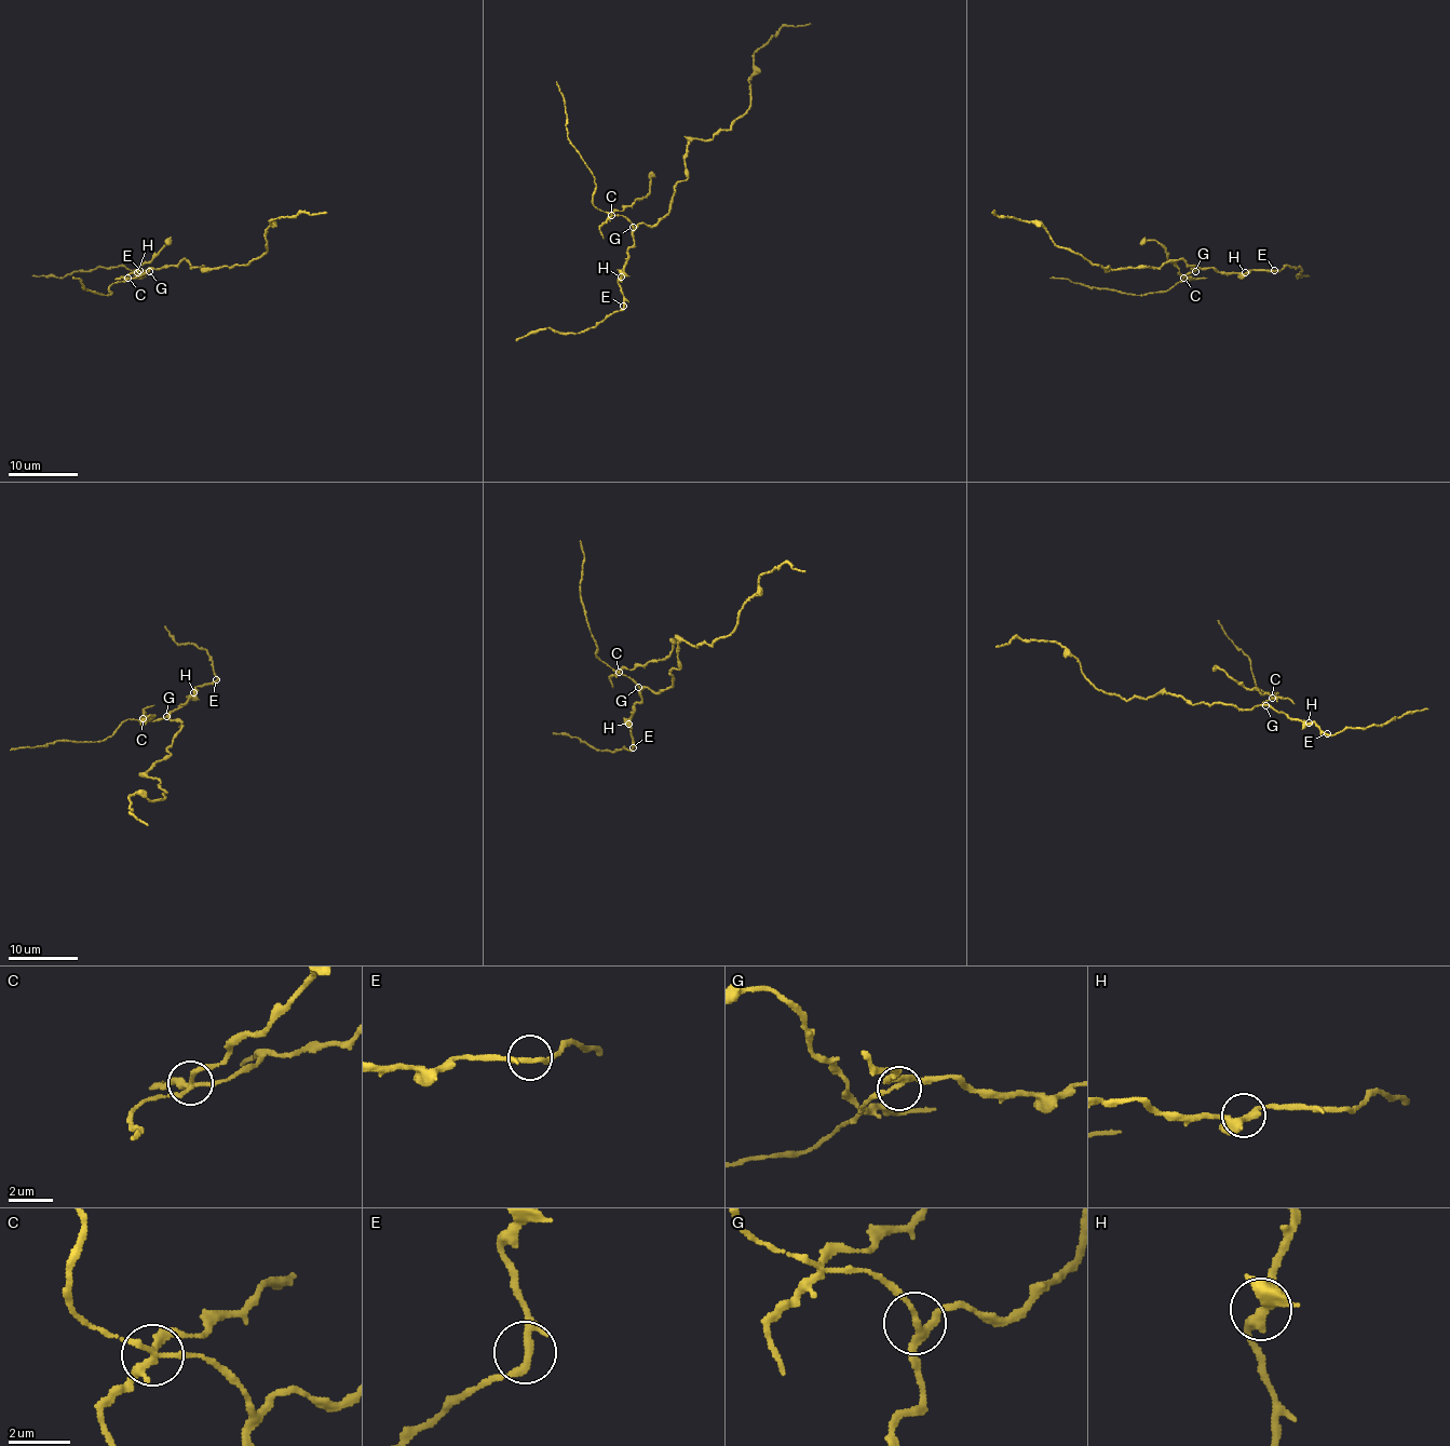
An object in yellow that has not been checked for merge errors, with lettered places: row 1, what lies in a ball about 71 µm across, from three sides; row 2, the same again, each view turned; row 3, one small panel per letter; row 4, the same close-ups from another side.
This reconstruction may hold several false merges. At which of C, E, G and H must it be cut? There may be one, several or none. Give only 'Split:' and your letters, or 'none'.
Split: C

